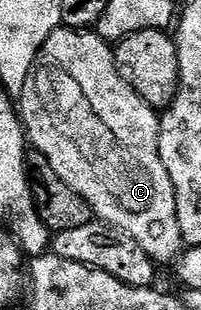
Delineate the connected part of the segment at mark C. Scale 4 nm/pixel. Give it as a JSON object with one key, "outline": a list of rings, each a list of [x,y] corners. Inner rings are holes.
{"outline":[[[67,27],[55,29],[50,35],[50,39],[46,39],[46,43],[40,48],[40,56],[36,57],[31,67],[30,75],[27,76],[26,85],[22,92],[18,94],[18,113],[29,144],[43,155],[47,162],[50,163],[50,167],[54,168],[54,173],[72,191],[77,191],[78,195],[86,199],[87,205],[92,209],[93,216],[101,224],[107,225],[109,228],[124,234],[129,240],[135,242],[136,245],[142,248],[145,255],[152,258],[153,262],[161,263],[160,261],[169,261],[169,263],[172,263],[179,258],[182,250],[185,248],[185,243],[180,234],[180,228],[178,227],[178,211],[176,210],[174,183],[170,179],[170,171],[166,171],[166,163],[162,163],[162,159],[160,158],[160,148],[158,147],[158,139],[160,138],[160,113],[153,109],[151,105],[147,105],[120,78],[120,73],[116,69],[114,60],[114,49],[109,42],[100,40],[100,36],[95,31],[81,31]]]}

